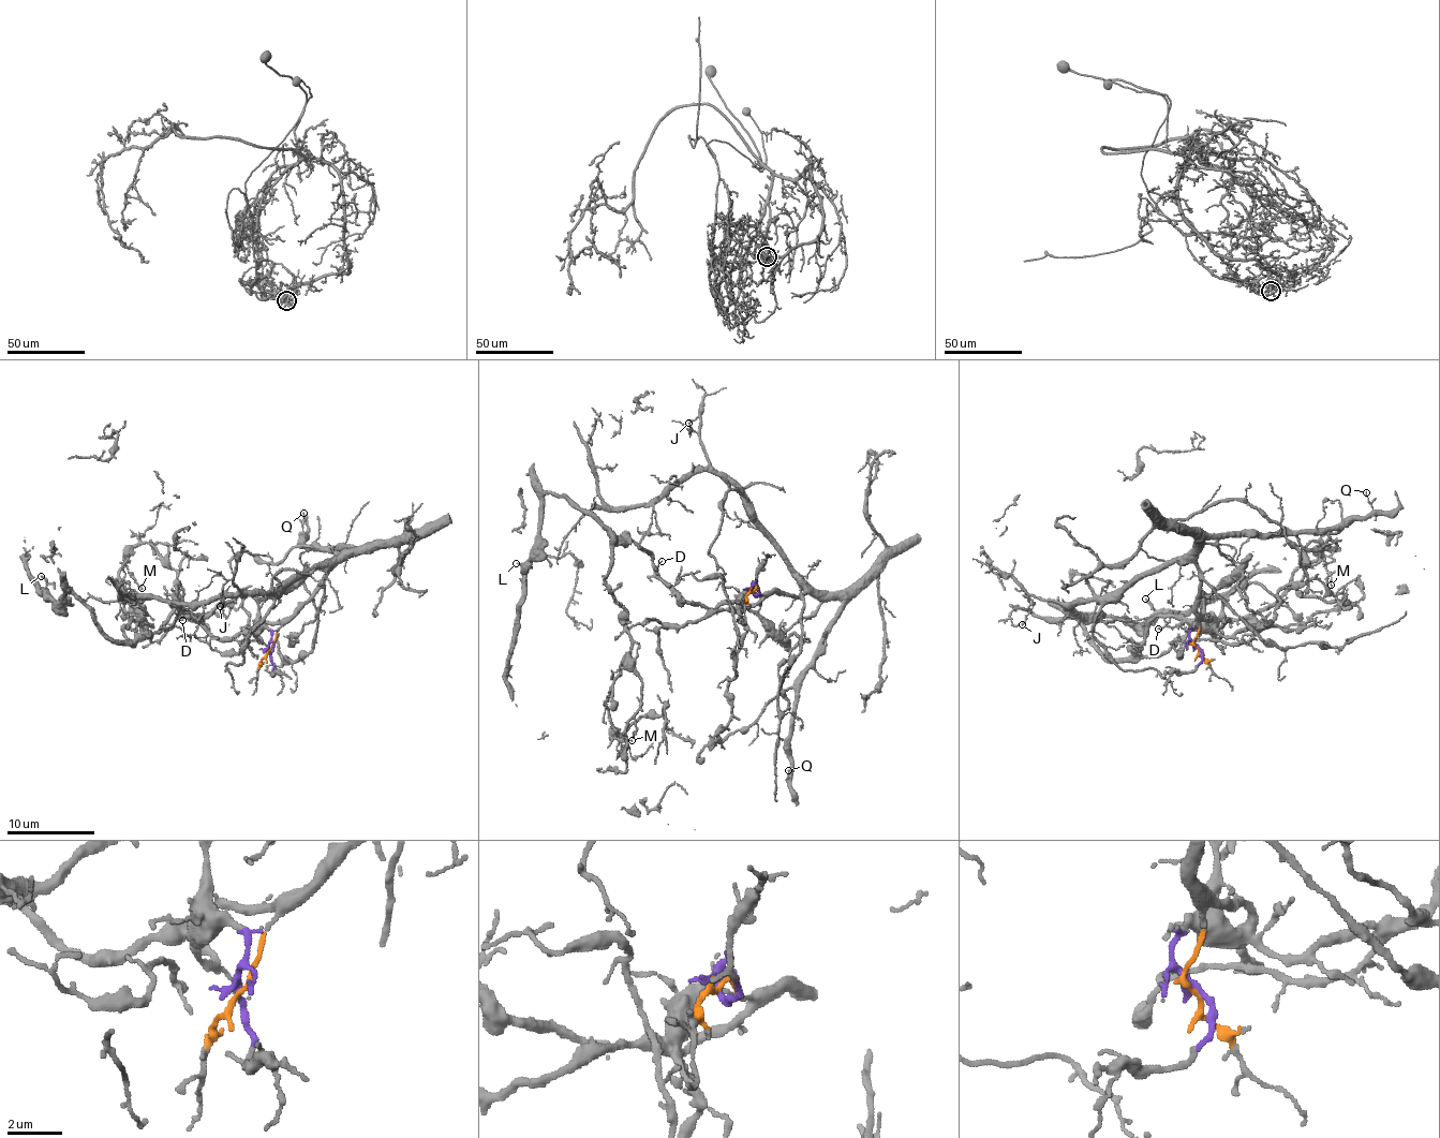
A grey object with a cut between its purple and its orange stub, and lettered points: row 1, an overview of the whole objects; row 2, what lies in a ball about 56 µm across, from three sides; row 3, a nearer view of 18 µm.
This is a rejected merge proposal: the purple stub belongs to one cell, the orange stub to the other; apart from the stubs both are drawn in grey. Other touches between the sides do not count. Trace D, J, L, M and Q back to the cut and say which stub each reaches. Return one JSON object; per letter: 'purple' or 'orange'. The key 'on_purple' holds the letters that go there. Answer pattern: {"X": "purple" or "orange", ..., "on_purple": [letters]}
{"D": "purple", "J": "orange", "L": "purple", "M": "purple", "Q": "orange", "on_purple": ["D", "L", "M"]}

